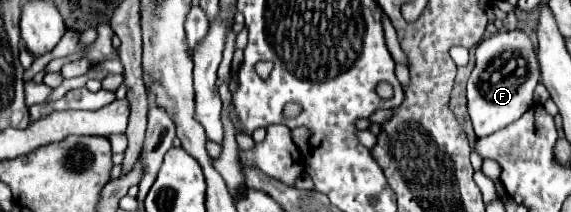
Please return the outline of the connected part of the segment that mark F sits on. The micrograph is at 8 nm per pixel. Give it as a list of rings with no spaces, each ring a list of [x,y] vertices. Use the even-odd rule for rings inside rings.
[[[497,32],[477,46],[477,64],[467,80],[467,108],[475,136],[489,136],[521,118],[533,106],[533,90],[539,82],[537,54],[525,32]]]

